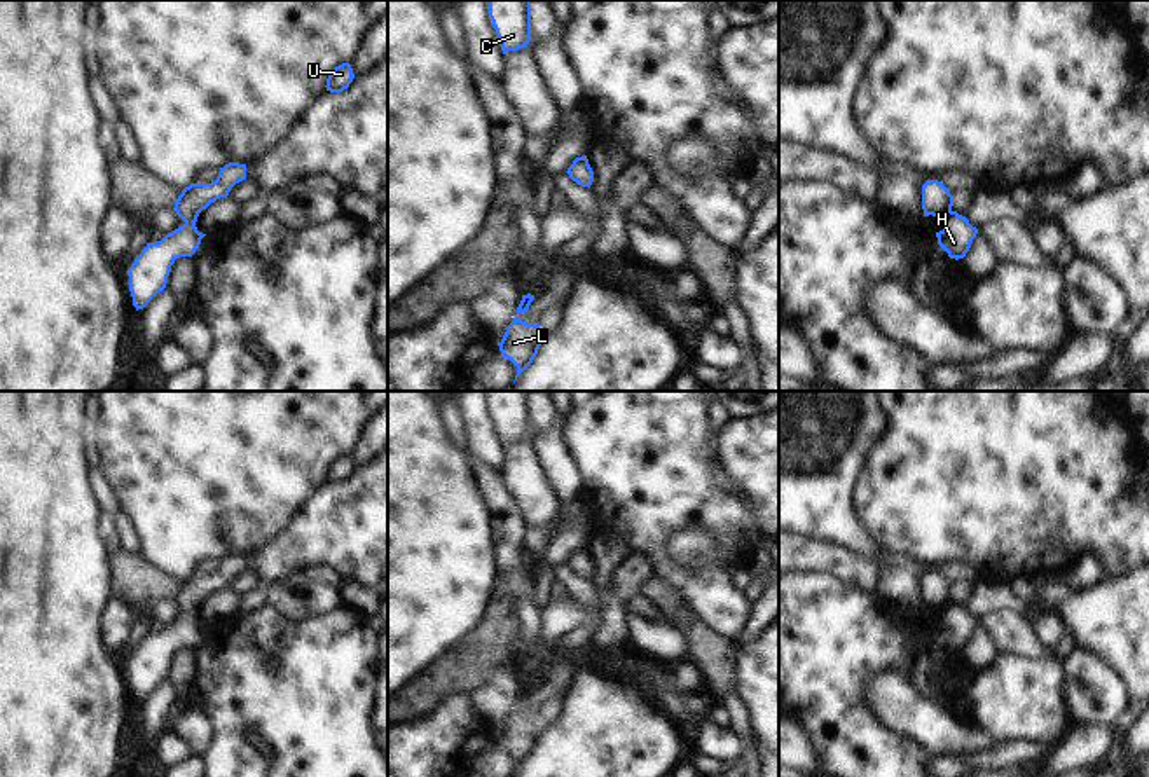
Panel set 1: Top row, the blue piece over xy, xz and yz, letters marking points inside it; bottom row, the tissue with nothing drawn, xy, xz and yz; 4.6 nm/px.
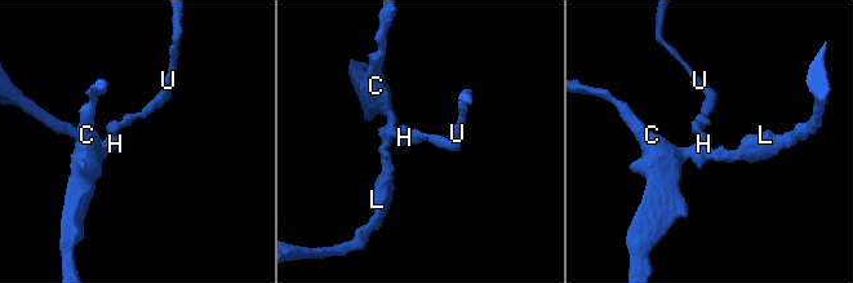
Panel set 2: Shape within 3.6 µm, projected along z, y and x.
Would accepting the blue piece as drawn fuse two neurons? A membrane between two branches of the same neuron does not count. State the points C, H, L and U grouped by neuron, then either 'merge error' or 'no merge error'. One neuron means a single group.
C H L U | no merge error

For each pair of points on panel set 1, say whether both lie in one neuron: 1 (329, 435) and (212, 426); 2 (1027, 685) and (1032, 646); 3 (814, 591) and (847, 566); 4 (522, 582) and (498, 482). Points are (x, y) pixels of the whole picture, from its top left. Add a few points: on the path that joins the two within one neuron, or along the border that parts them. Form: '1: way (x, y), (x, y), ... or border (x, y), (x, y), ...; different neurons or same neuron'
1: way (299, 426), (241, 426); same neuron
2: border (999, 652), (1018, 657), (1052, 657); different neurons
3: border (797, 571), (825, 571), (847, 585), (870, 592); different neurons
4: way (512, 557), (510, 522), (503, 507); same neuron

